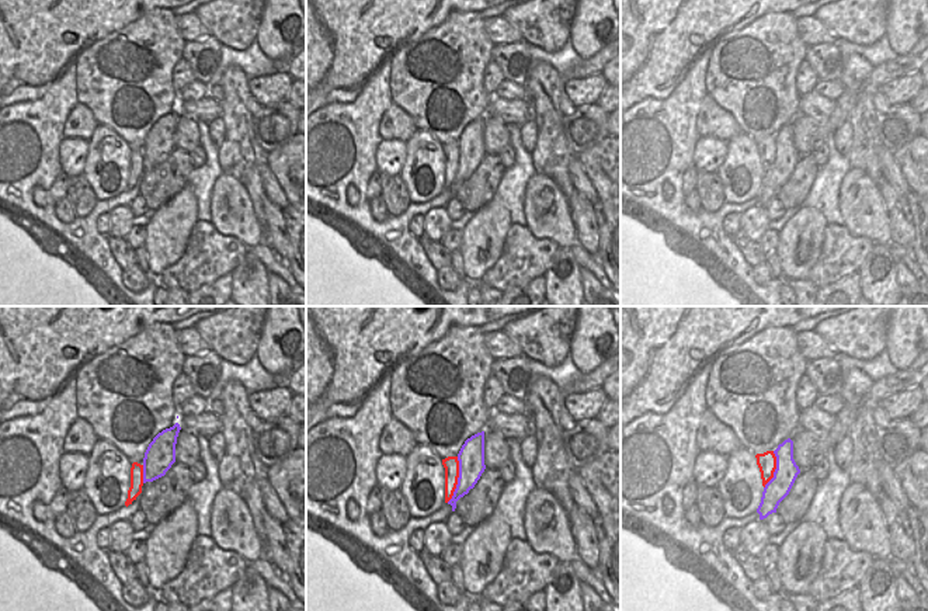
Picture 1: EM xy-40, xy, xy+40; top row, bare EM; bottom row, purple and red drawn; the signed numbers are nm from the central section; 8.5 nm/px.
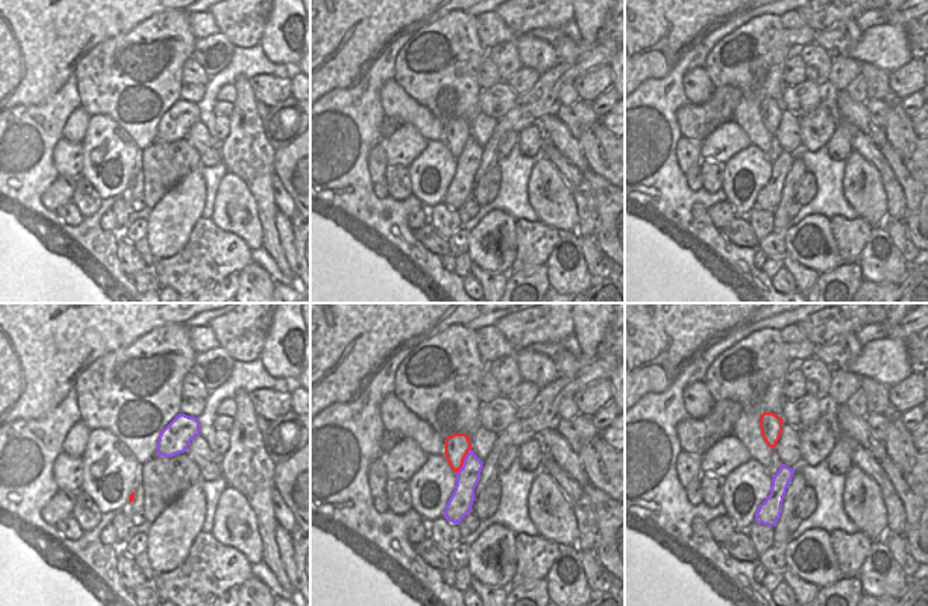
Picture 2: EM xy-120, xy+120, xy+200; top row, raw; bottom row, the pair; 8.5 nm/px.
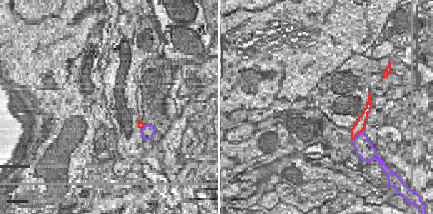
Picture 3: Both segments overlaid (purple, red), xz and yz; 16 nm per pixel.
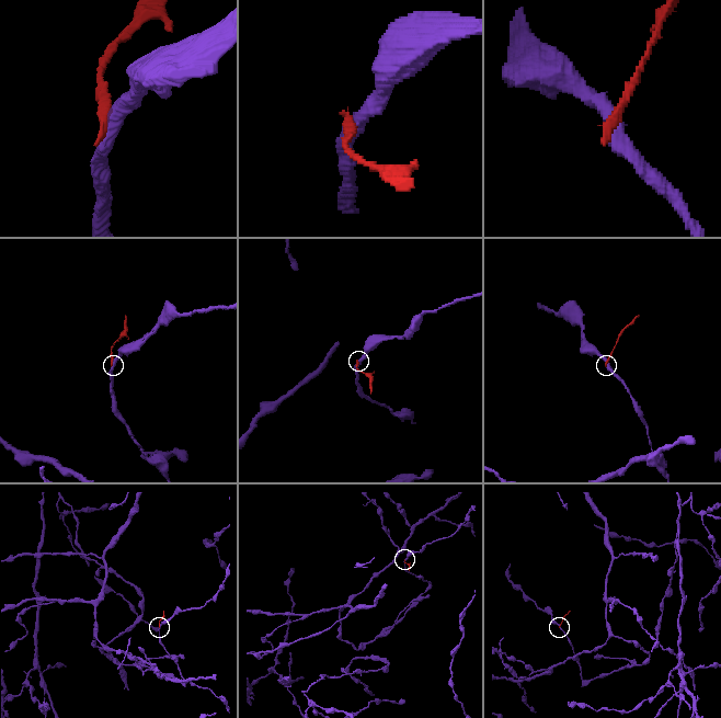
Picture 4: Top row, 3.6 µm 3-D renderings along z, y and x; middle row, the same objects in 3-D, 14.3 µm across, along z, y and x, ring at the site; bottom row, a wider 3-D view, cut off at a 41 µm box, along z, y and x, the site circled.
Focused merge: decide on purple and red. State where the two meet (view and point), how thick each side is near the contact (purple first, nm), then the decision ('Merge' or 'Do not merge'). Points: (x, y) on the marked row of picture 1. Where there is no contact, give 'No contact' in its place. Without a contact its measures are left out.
Touches purple at xy (458, 479). Thickness 220 nm (purple) against 140 nm. Do not merge

